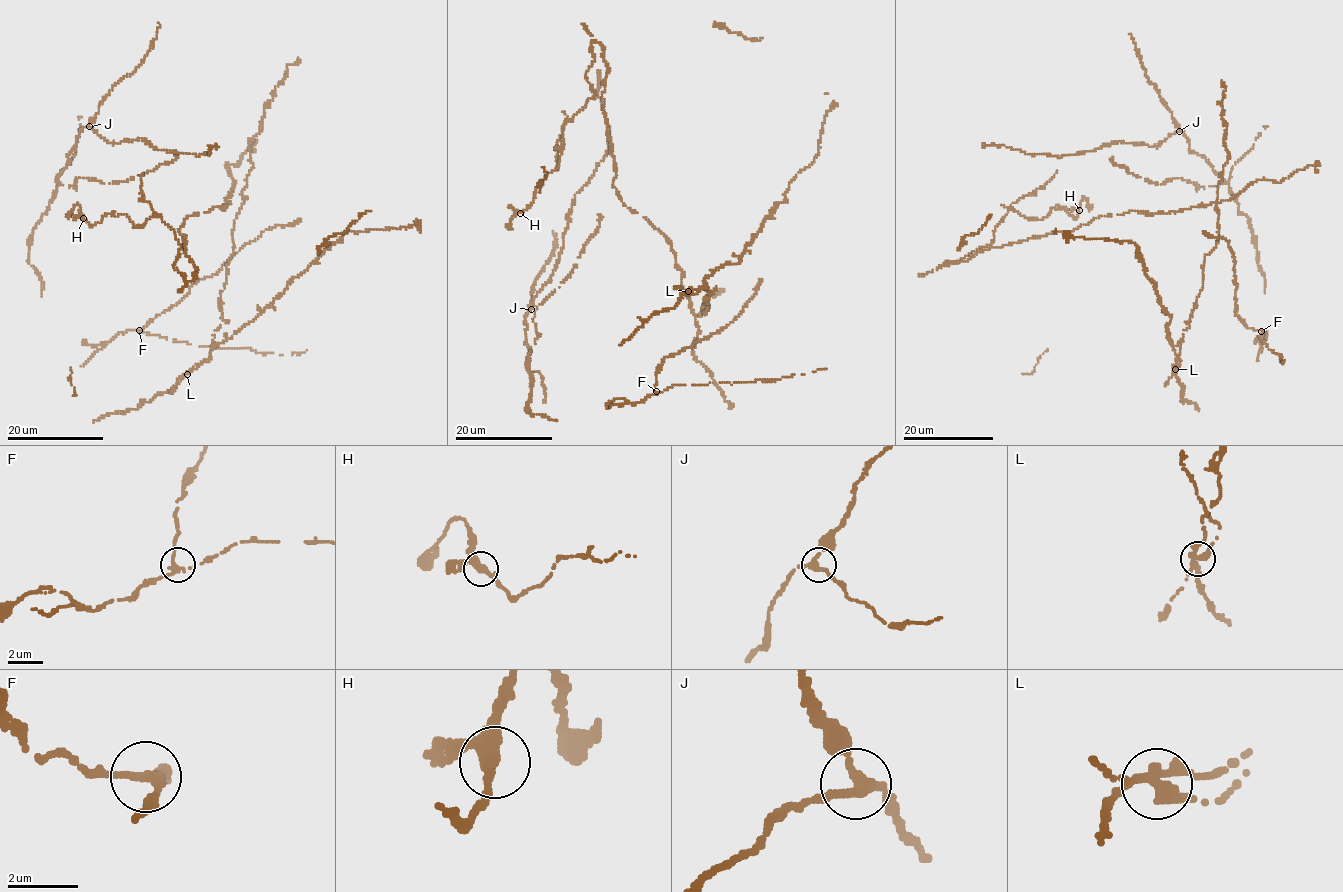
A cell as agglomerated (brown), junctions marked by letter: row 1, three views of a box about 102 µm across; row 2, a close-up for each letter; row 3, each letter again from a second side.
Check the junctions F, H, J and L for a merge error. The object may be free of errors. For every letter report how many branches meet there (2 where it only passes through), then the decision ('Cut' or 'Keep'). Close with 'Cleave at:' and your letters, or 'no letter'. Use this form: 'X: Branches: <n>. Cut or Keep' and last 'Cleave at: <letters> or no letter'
F: Branches: 3. Keep
H: Branches: 3. Keep
J: Branches: 3. Keep
L: Branches: 3. Cut
Cleave at: L

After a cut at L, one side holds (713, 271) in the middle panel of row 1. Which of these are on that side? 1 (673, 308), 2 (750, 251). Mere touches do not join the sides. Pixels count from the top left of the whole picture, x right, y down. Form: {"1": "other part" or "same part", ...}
{"1": "same part", "2": "same part"}

